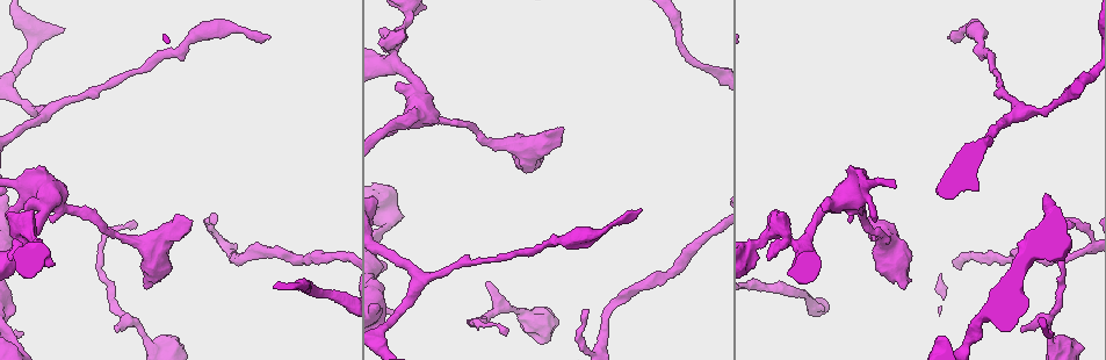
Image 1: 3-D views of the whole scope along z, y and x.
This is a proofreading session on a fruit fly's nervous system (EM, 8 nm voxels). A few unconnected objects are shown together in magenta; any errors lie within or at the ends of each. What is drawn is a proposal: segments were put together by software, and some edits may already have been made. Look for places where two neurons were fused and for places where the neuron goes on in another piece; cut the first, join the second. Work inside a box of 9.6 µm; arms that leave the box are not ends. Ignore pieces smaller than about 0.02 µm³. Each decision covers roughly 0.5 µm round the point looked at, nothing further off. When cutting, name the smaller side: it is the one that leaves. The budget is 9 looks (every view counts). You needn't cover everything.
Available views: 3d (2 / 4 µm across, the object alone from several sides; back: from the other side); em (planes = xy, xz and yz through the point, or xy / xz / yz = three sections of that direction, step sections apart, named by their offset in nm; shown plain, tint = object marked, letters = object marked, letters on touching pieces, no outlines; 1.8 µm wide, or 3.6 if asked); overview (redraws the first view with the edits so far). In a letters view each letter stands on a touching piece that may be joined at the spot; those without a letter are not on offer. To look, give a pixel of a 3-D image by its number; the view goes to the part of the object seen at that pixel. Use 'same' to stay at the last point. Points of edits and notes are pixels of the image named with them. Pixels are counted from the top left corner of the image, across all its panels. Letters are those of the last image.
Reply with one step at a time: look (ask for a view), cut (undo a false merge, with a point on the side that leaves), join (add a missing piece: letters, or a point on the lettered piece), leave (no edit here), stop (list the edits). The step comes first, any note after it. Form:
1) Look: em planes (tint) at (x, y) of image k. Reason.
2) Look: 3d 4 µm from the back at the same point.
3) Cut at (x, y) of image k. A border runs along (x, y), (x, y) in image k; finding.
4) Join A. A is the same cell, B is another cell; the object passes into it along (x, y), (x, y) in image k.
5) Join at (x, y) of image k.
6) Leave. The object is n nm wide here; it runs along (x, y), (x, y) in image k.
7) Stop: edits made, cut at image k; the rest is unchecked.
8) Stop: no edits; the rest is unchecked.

Look: em planes (letters) at (212, 224) of image 1. Long arm stops here.

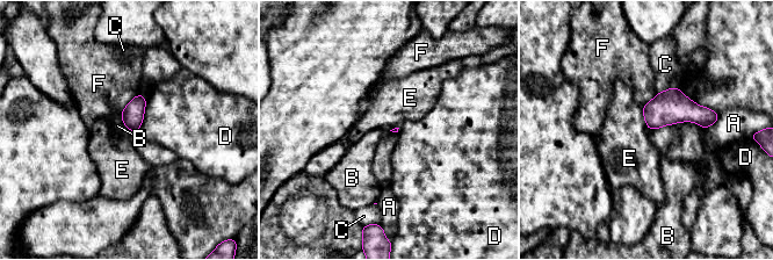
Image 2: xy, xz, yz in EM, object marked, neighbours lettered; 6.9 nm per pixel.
Leave. A, B, C, D, E and F are other cells; a border runs along (642, 108), (644, 122), (649, 130) in image 2; no lettered piece goes on from it.

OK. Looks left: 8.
Look: 3d 4 µm at (1021, 328) of image 1. An open end.

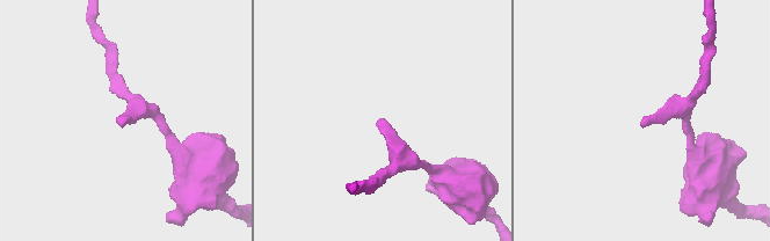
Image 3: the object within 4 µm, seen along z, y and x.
Look: em 3.6 µm xy step 8 (letters) at (642, 122) of image 3.

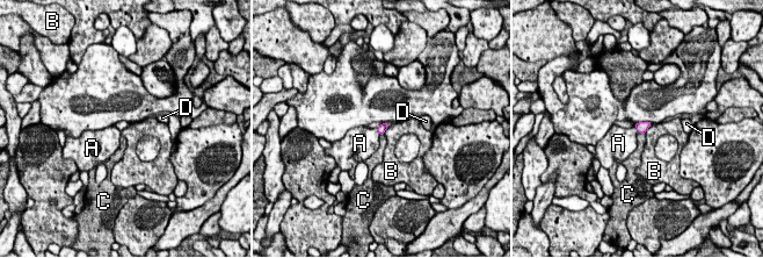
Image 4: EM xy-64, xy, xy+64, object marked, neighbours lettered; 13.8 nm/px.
Look: em 3.6 µm planes (letters) at the same point. Another direction.

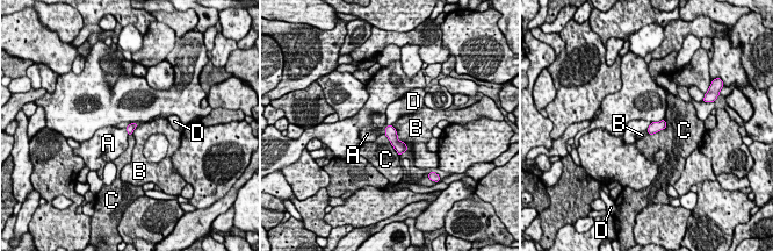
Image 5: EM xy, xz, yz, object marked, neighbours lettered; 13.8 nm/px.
Join A. The object is 120 nm wide here; A is the same cell, B, C and D are other cells; the object passes into it along (130, 128), (127, 130), (113, 141) in image 5; the neuron continues.

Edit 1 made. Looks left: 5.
Look: em planes (tint) at (789, 244) of image 1. Four or more arms meet.

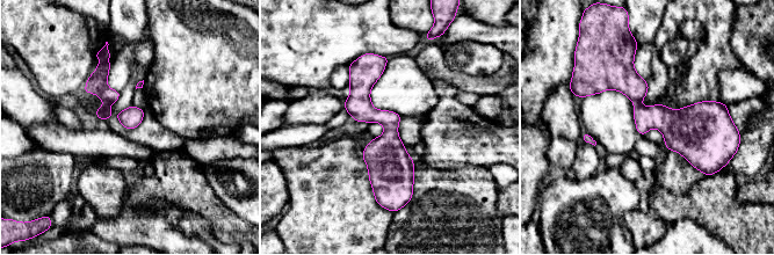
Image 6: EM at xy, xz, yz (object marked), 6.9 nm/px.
Look: em planes (letters) at the same point.

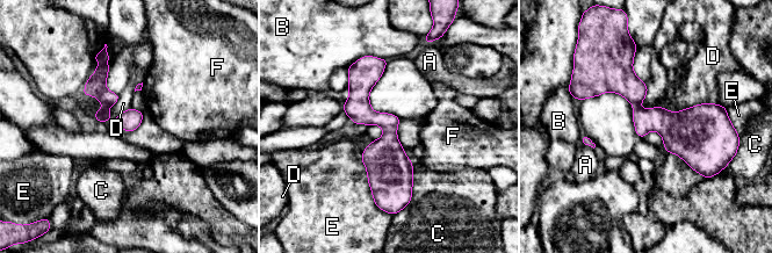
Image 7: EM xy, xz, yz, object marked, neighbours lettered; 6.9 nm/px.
Cut at (95, 86) of image 7. The object is 140 nm wide here; A, B, C, D, E and F are other cells; a border runs along (103, 106), (107, 107) in image 7; a second neuron is stuck on.

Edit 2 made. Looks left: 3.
Look: overview. See it whole again.

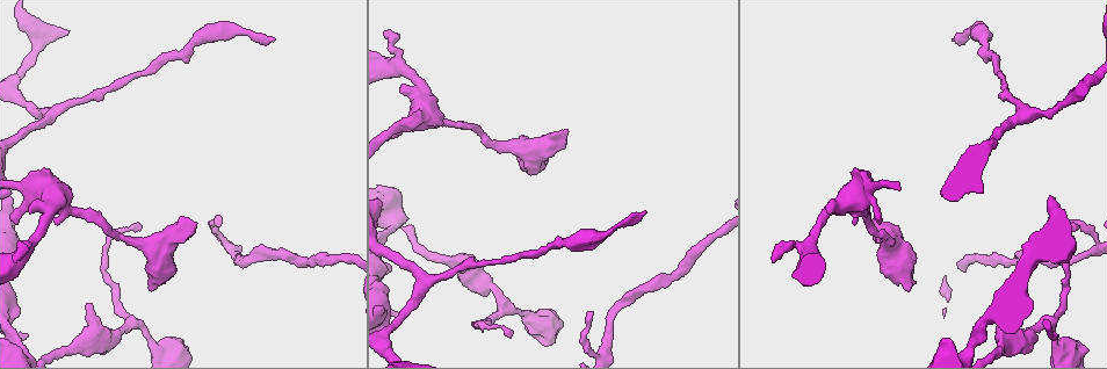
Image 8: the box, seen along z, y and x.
Look: em 3.6 µm planes (tint) at (953, 40) of image 8. Long arm stops here.

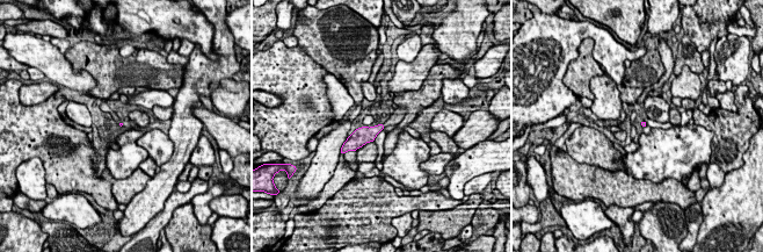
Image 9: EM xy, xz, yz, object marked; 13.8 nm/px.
Look: em 3.6 µm planes (letters) at the same point.

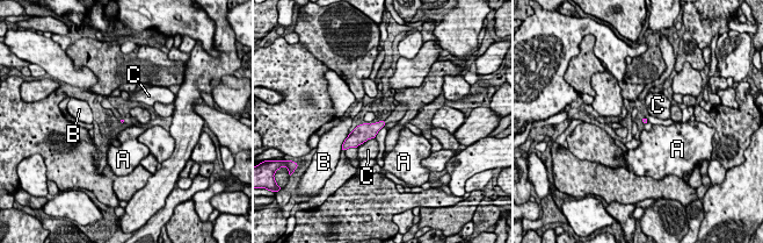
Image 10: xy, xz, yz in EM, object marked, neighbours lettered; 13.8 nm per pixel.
Leave. The longest contact is with C, 320 nm; A, B and C are other cells; a border runs along (375, 136), (365, 140), (356, 148) in image 10; none of them fits.

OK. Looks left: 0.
Stop: edits made, join at image 5, cut at image 7; the rest is unchecked.

